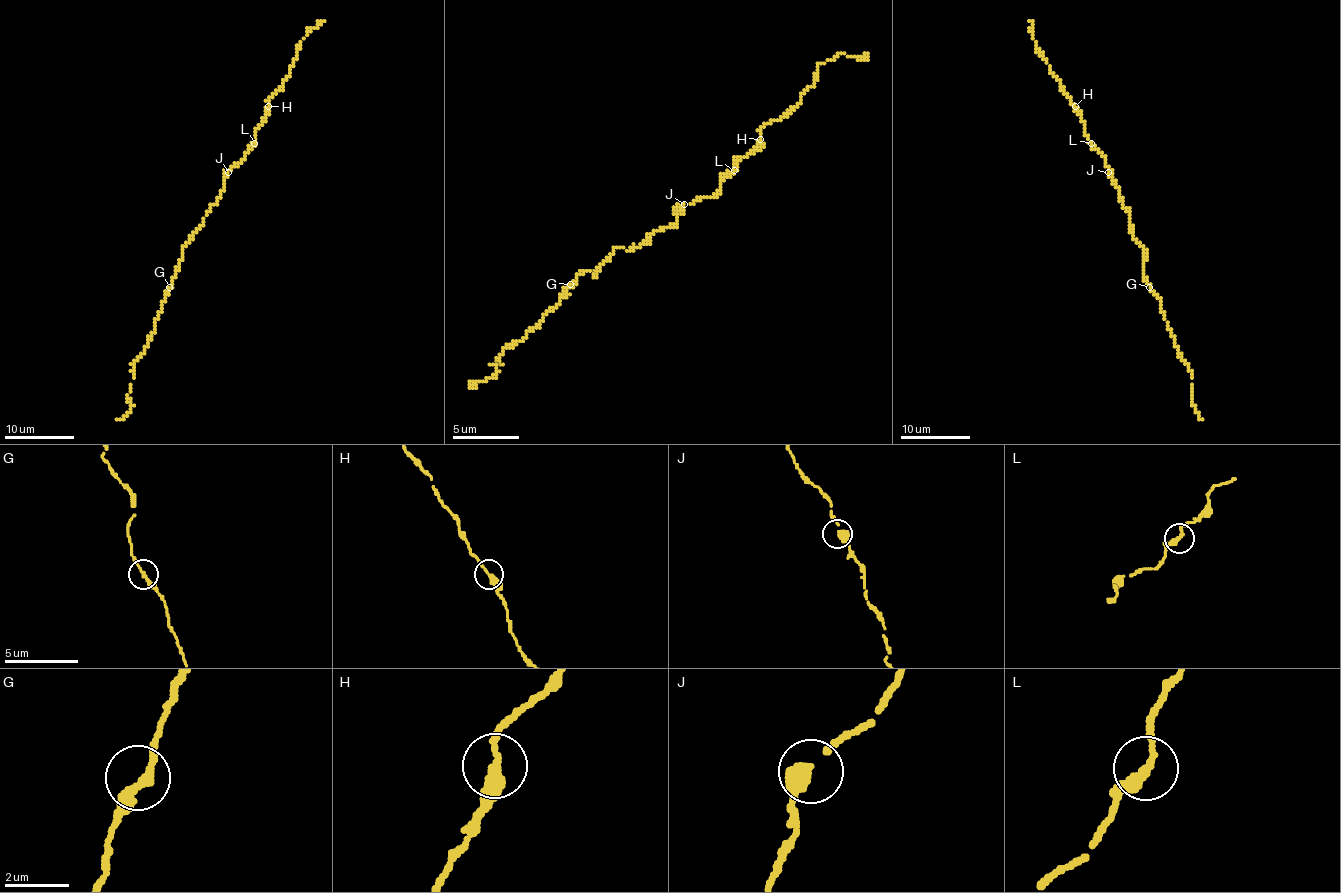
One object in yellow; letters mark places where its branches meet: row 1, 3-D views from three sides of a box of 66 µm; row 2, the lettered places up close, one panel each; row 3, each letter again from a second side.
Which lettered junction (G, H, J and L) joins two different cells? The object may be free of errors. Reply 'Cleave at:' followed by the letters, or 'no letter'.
Cleave at: no letter

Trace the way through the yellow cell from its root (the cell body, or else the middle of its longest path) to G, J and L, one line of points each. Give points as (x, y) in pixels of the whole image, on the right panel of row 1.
G: (1129, 216), (1130, 231), (1144, 250), (1142, 271), (1149, 287)
J: (1129, 216), (1122, 204), (1120, 190), (1108, 172)
L: (1129, 216), (1104, 159), (1091, 143)

